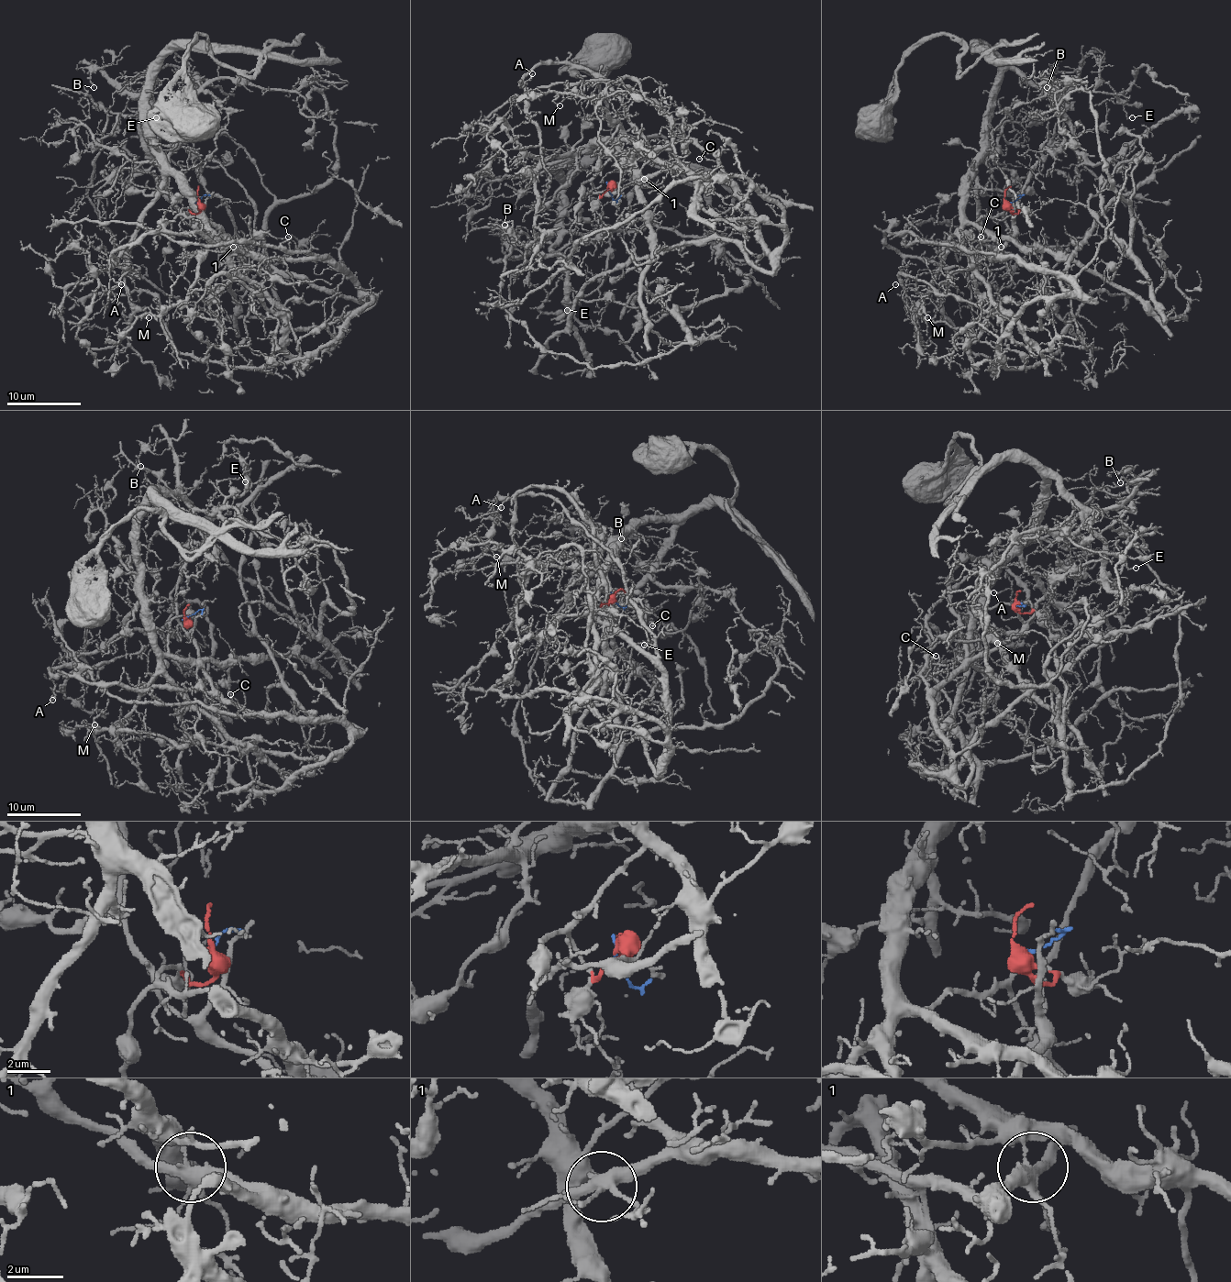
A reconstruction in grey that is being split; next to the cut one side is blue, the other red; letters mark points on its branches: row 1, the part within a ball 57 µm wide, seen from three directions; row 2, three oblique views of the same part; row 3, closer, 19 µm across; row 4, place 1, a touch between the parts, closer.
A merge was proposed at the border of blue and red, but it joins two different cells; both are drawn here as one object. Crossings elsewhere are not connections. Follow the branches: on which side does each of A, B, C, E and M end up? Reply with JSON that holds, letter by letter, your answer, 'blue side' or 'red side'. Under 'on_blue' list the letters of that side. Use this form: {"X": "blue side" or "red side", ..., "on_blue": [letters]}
{"A": "blue side", "B": "red side", "C": "blue side", "E": "red side", "M": "red side", "on_blue": ["A", "C"]}

